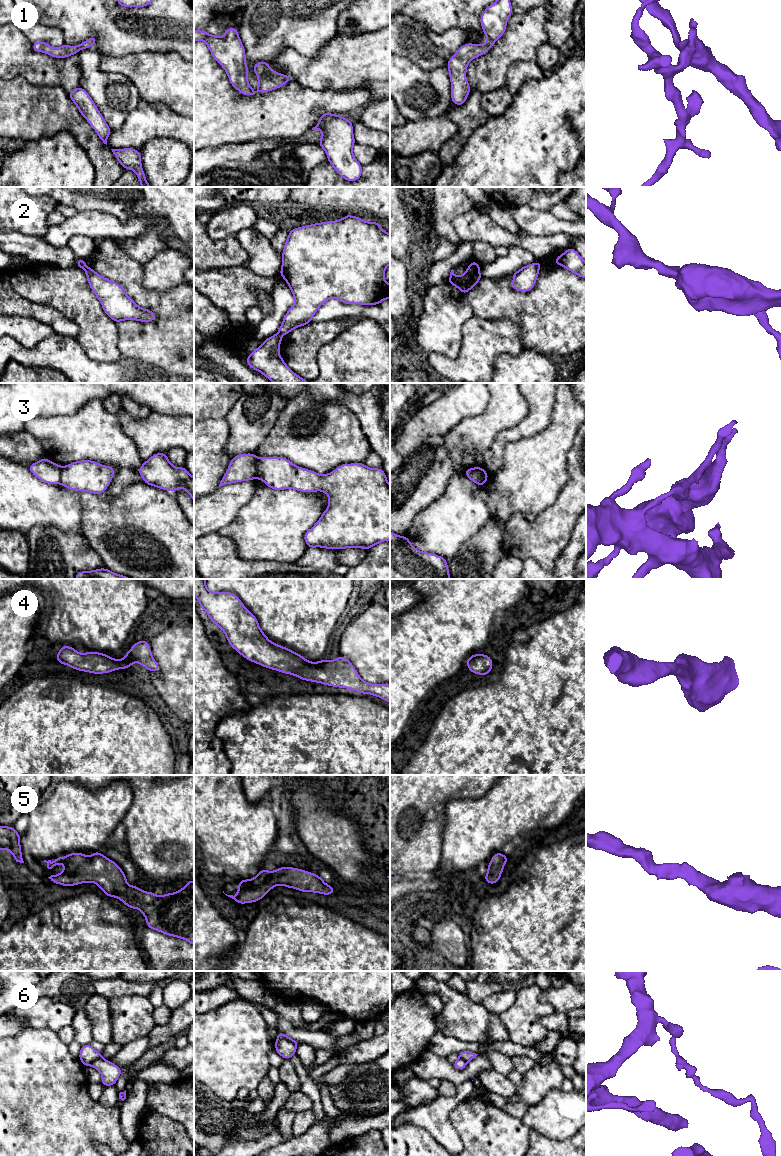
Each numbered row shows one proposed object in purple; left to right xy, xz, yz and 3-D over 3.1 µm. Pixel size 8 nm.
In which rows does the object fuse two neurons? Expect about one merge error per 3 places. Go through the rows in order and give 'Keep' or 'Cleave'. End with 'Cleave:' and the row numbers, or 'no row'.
1: Keep
2: Cleave
3: Cleave
4: Keep
5: Keep
6: Cleave
Cleave: 2, 3, 6

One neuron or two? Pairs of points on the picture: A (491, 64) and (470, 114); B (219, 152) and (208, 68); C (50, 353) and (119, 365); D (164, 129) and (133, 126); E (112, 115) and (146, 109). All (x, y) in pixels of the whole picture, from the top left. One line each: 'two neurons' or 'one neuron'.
A: two neurons
B: two neurons
C: one neuron
D: one neuron
E: two neurons

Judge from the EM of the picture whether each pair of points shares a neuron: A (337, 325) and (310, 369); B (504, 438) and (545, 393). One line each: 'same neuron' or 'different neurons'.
A: same neuron
B: same neuron

